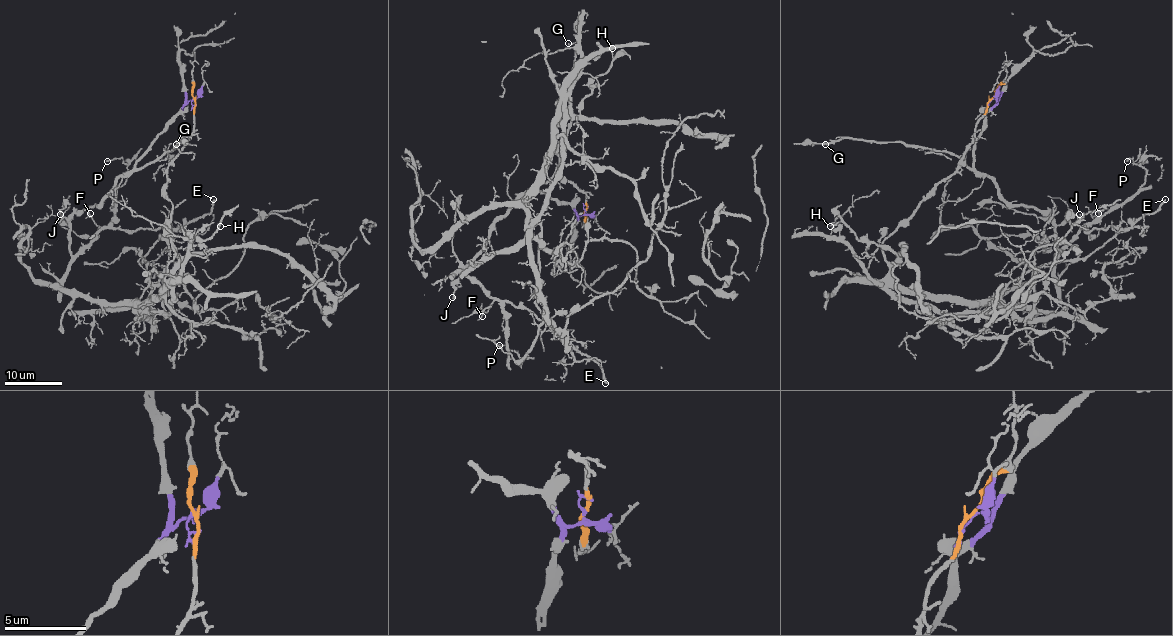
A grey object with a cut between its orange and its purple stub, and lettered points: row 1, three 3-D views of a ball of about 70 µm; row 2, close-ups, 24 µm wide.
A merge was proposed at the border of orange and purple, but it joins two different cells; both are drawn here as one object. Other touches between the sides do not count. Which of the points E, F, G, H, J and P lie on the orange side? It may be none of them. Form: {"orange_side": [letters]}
{"orange_side": ["H"]}

